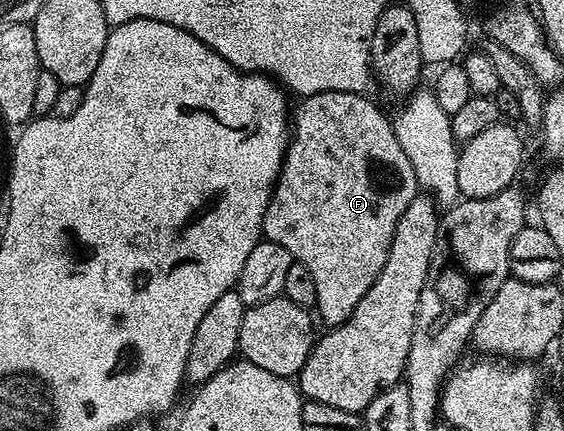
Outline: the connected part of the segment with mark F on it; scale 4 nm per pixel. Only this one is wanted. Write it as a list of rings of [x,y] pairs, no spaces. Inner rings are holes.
[[[332,90],[307,94],[298,101],[301,103],[291,114],[289,147],[263,216],[264,237],[283,244],[293,259],[311,271],[317,293],[315,314],[329,328],[343,324],[347,316],[355,312],[355,304],[363,300],[367,288],[371,288],[379,272],[383,272],[395,236],[395,224],[399,224],[399,216],[407,212],[407,204],[419,193],[414,162],[407,160],[407,152],[393,130],[390,115],[385,115],[365,97],[364,93]]]

